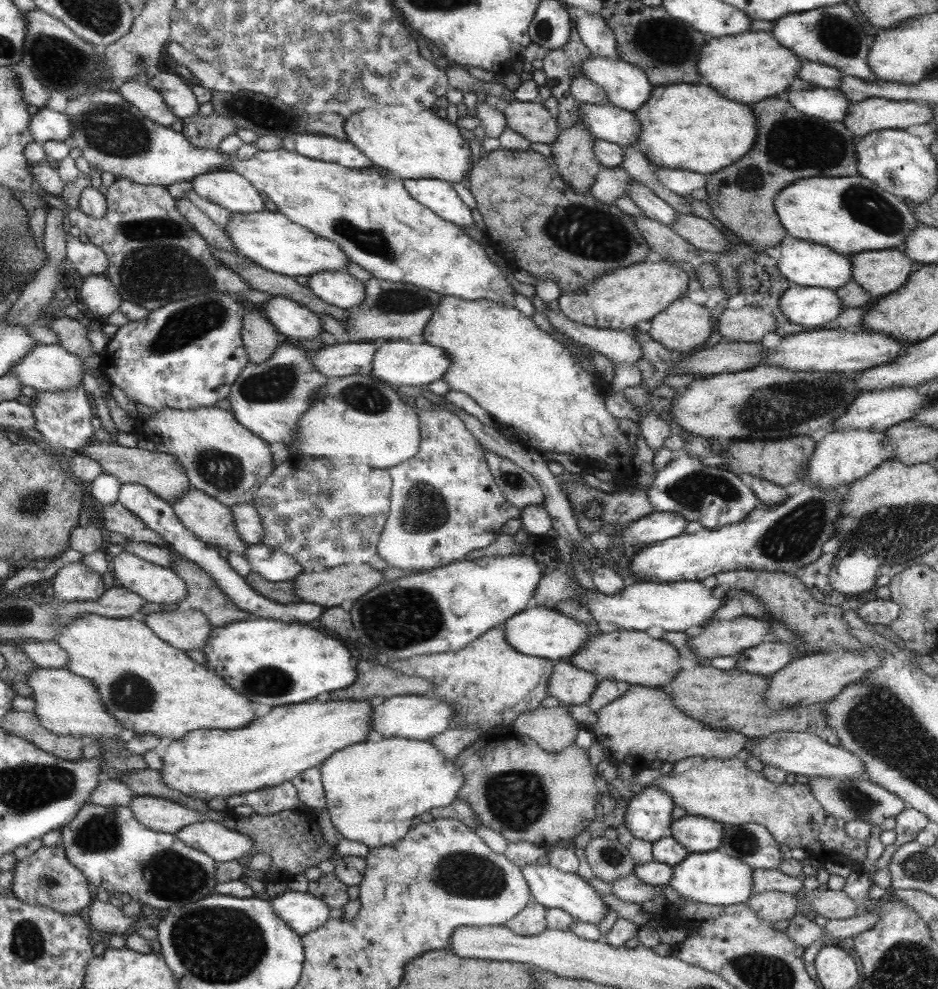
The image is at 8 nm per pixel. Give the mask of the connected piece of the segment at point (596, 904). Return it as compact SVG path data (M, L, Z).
M529 863L520 868L524 880L528 884L532 901L541 904L546 910L557 908L563 910L575 921L586 924L598 925L599 921L608 911L607 906L601 900L599 894L588 884L587 881L571 872L560 872L559 869L549 865Z

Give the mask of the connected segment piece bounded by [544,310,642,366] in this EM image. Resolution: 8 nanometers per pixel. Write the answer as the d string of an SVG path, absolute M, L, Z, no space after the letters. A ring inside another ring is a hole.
M547 310L544 313L553 330L581 344L583 349L597 351L613 364L631 366L641 360L641 347L631 334L622 330L601 329L585 326L569 320L561 311Z

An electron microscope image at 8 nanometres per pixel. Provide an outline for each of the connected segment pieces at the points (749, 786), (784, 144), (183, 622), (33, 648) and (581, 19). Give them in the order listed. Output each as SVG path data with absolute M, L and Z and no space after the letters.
M692 756L675 761L669 772L653 780L649 787L665 791L674 805L685 810L685 815L702 816L721 824L755 823L764 826L777 844L803 848L819 864L833 862L847 867L861 866L866 839L853 839L844 831L846 823L841 818L825 812L811 794L809 785L769 781L761 772L745 767L735 759L714 759Z
M769 97L759 102L749 104L753 115L756 116L757 136L751 150L737 159L728 167L709 174L706 178L707 207L717 217L717 220L733 232L735 239L743 240L745 244L753 246L757 252L764 252L765 248L777 246L786 235L784 225L775 211L776 195L781 188L788 187L793 180L815 177L847 177L858 174L856 150L853 148L853 136L845 125L837 121L827 121L815 116L807 116L799 112L789 101L777 97Z
M185 600L177 609L168 611L154 610L141 619L161 640L168 642L173 648L202 650L212 626L203 613L192 609Z
M23 640L21 649L41 668L67 668L69 652L54 640Z
M578 12L575 29L577 29L581 42L591 55L618 58L615 37L599 14Z

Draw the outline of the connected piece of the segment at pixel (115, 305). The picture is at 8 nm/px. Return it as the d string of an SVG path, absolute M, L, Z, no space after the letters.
M104 275L84 278L79 292L86 306L101 317L111 316L113 312L119 311L119 306L123 302L123 297L116 285Z

